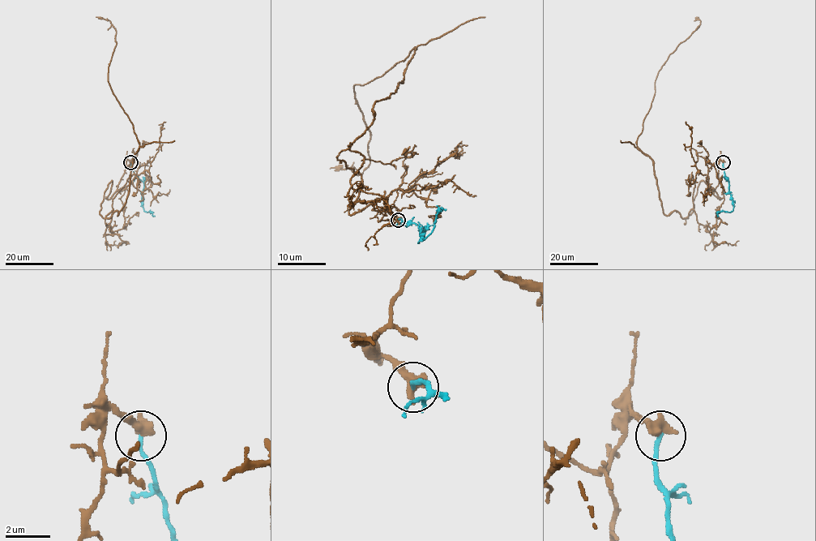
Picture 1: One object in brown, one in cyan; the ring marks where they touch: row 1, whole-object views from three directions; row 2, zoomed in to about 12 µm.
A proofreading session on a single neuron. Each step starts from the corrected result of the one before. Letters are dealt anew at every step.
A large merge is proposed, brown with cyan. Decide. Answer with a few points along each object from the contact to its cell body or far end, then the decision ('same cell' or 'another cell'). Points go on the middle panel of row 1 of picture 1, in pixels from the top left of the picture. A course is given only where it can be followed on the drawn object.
brown runs (399, 220), (369, 203), (351, 215), (361, 175), (338, 155), (415, 49), (354, 86), (369, 163), (329, 168); cyan runs (399, 220), (412, 222), (425, 230), (421, 234), (424, 240), (432, 231), (437, 211), (442, 208), (446, 210); another cell

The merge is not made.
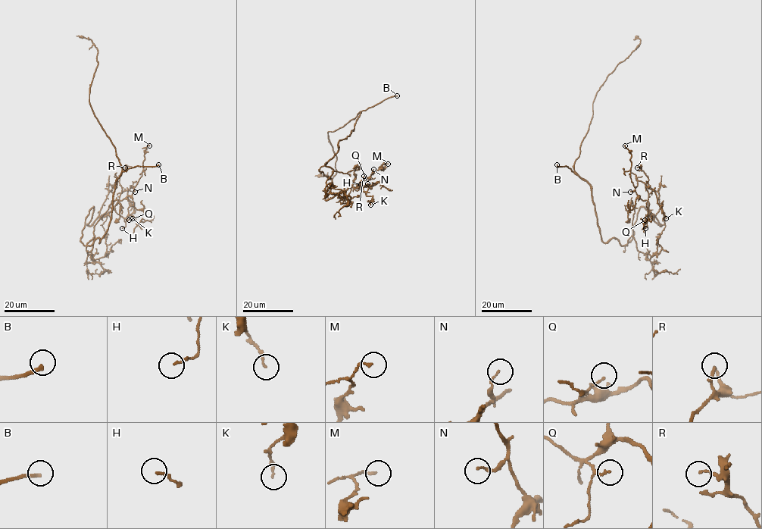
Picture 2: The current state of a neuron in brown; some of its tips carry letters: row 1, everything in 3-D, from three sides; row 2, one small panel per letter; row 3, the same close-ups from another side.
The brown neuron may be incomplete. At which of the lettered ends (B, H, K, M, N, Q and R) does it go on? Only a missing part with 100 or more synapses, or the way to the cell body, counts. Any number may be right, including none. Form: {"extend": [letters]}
{"extend": ["B"]}

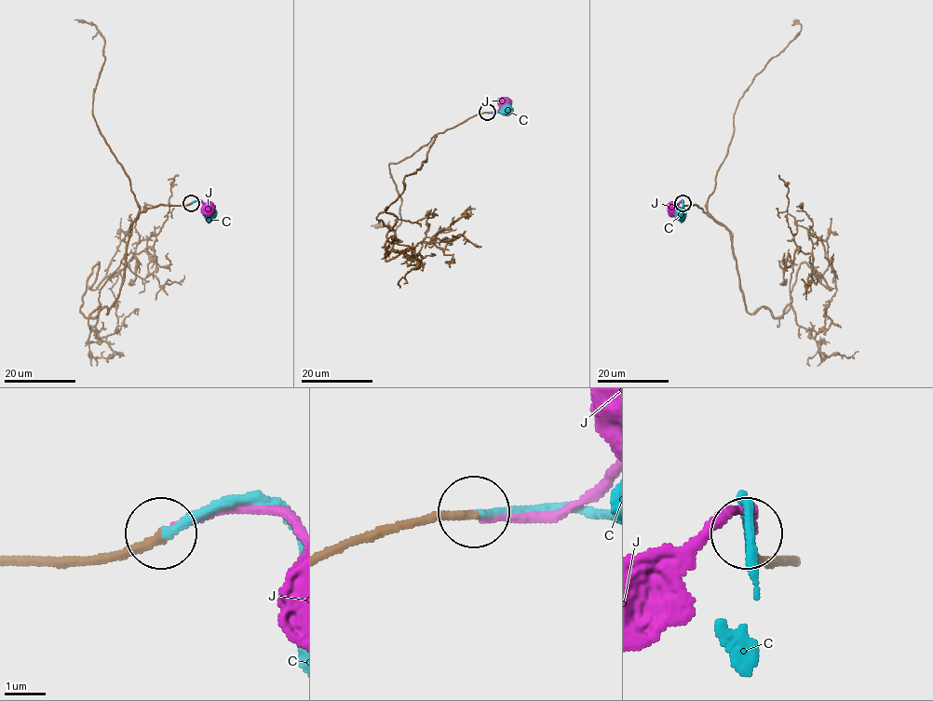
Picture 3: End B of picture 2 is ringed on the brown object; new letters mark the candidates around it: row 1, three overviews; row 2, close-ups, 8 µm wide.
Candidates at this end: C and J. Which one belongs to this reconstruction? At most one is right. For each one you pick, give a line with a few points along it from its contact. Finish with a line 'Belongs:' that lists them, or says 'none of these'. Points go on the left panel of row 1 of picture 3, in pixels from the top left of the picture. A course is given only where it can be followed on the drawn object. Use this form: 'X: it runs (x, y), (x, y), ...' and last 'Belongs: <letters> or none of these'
C: it runs (191, 203), (201, 200), (209, 214)
Belongs: C

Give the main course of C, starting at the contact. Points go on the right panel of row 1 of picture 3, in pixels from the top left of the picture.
C: (682, 203), (679, 214)

